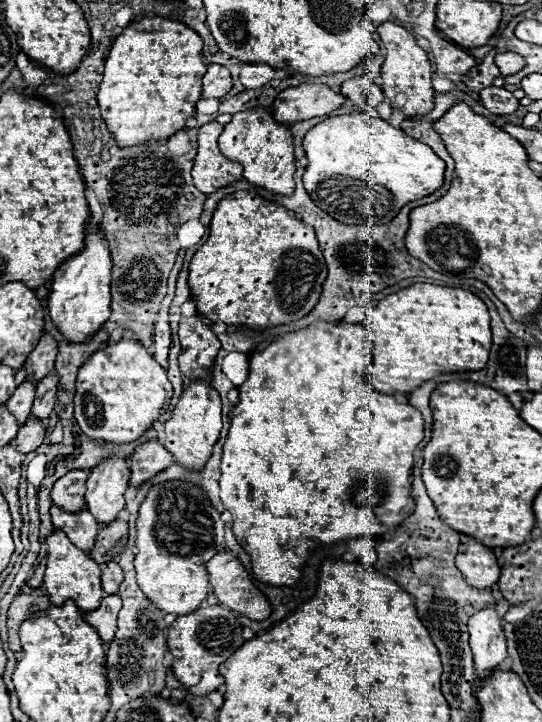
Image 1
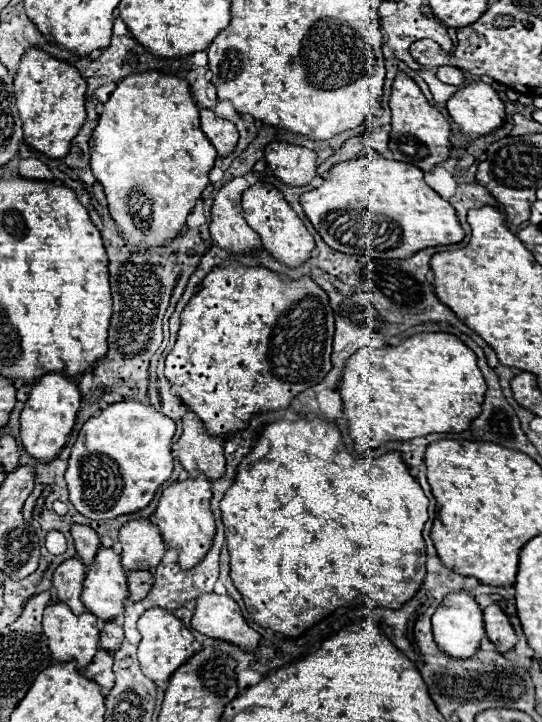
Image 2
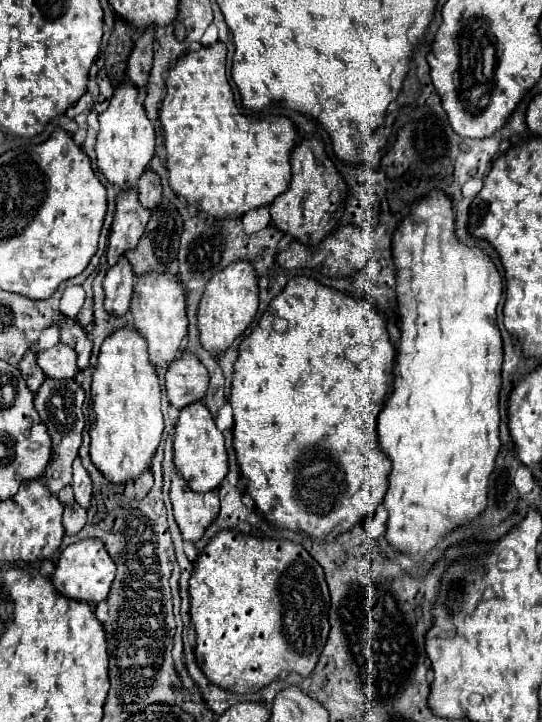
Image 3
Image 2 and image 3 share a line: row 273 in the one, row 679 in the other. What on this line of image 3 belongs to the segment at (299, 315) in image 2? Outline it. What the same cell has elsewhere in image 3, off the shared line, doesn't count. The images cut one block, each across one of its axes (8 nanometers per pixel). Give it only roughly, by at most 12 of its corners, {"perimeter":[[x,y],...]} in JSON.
{"perimeter":[[220,530],[196,558],[198,666],[238,694],[310,676],[330,632],[304,546]]}

